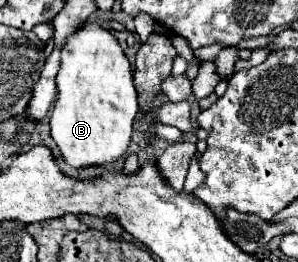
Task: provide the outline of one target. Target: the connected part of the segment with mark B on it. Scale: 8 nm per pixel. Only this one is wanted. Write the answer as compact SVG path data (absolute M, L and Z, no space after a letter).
M97 21L85 23L75 29L61 47L61 67L57 73L57 101L51 113L51 137L59 145L63 159L73 167L117 161L129 147L137 109L139 103L133 85L133 67L111 29L103 27Z

